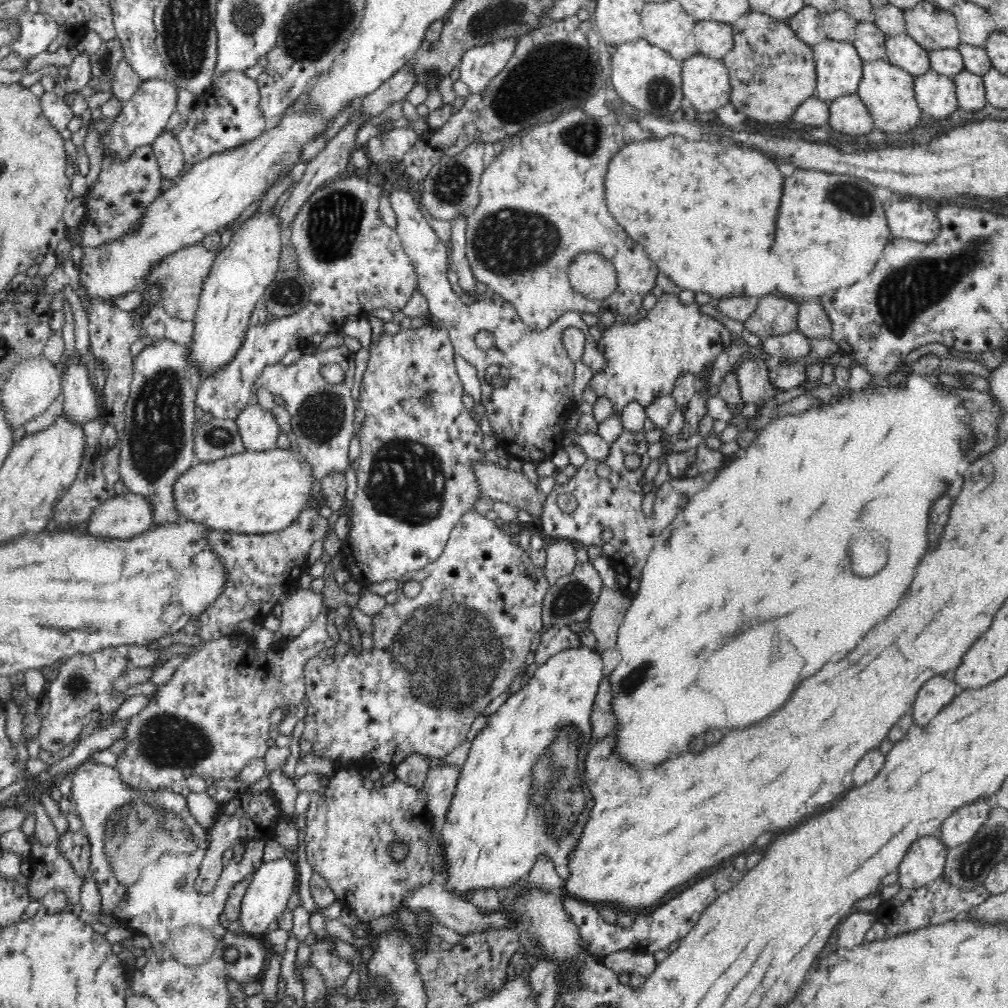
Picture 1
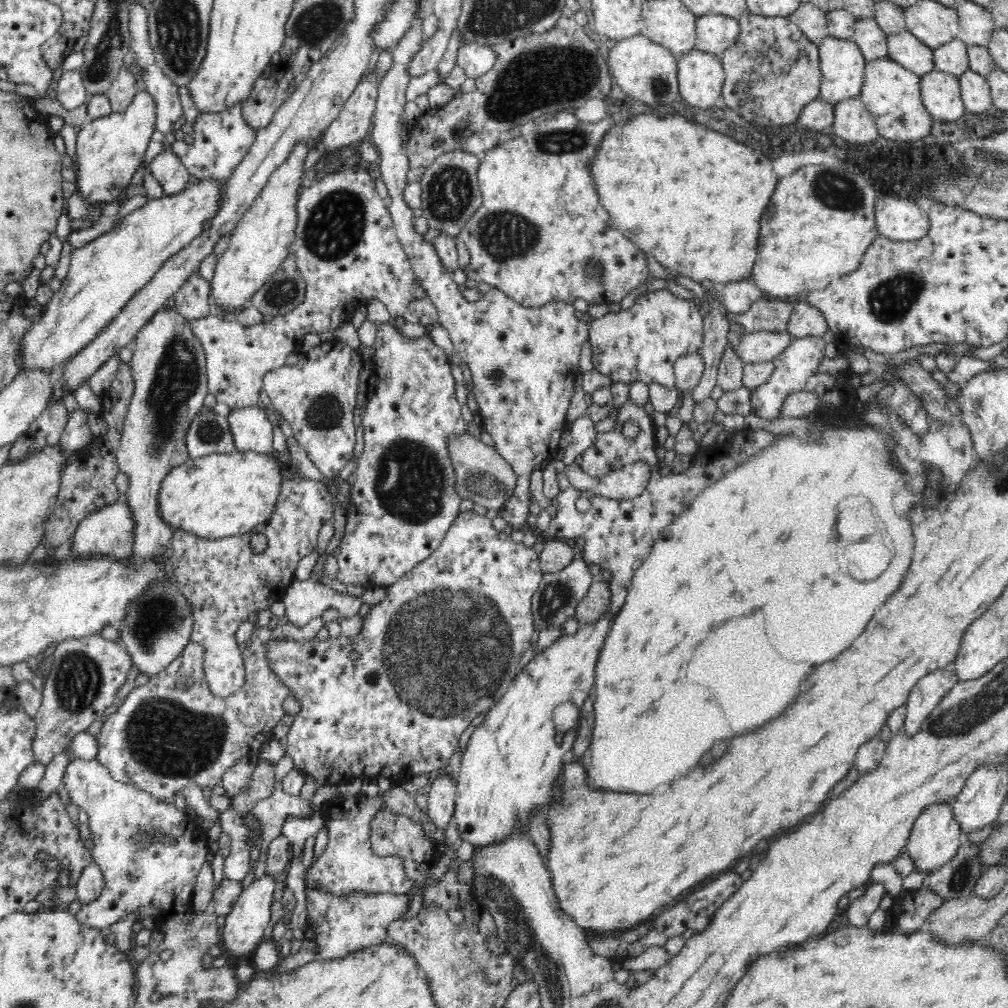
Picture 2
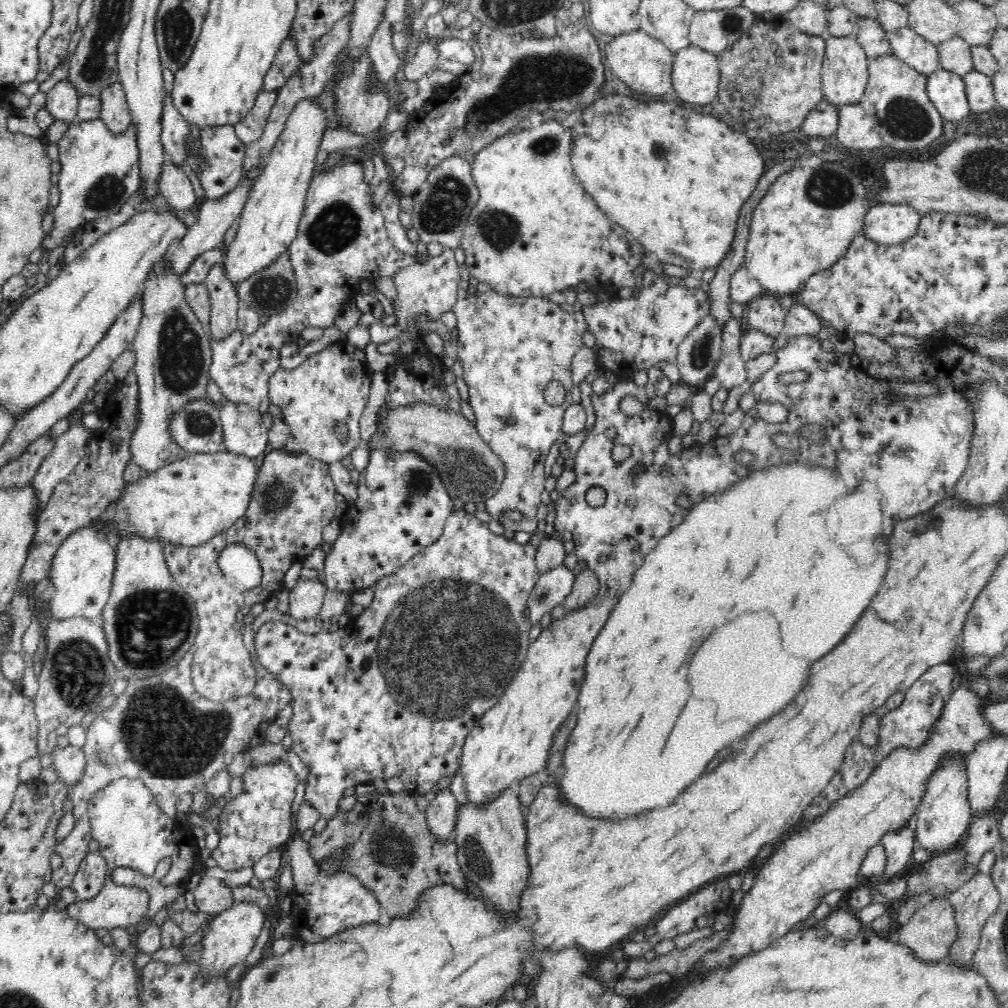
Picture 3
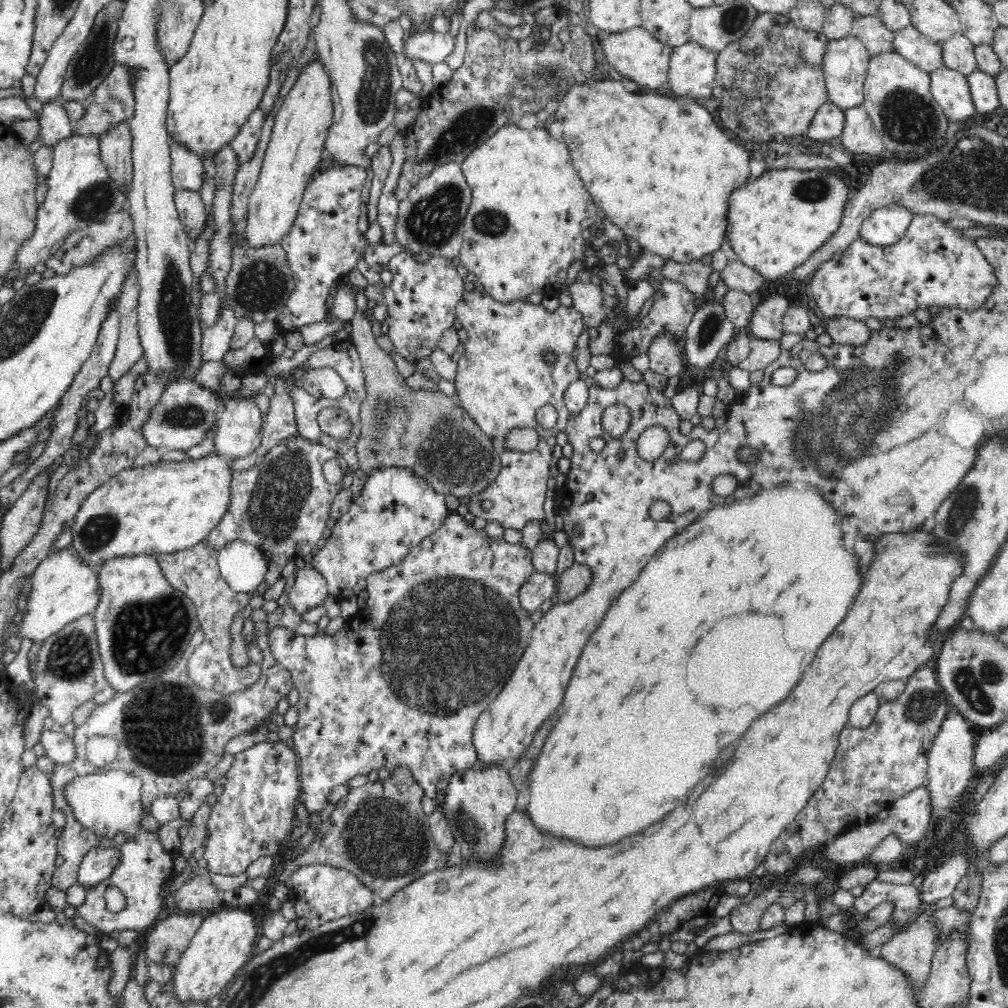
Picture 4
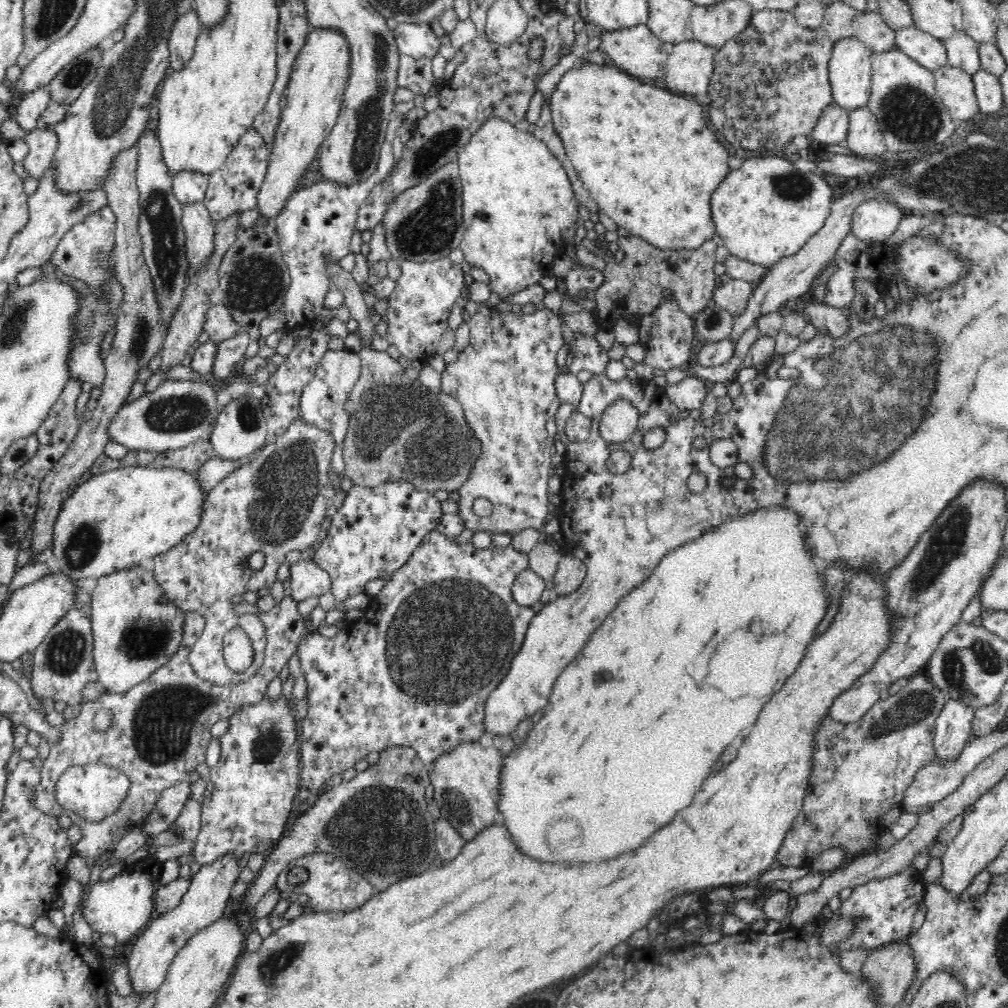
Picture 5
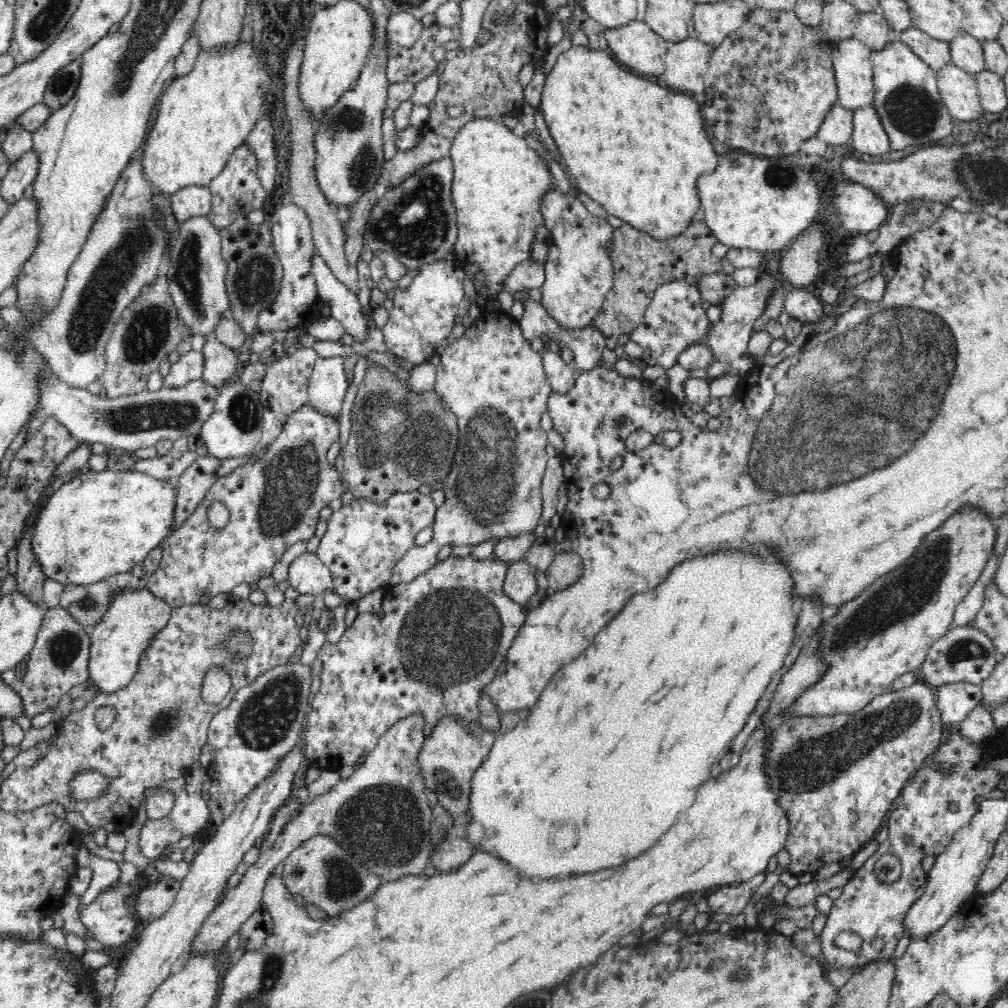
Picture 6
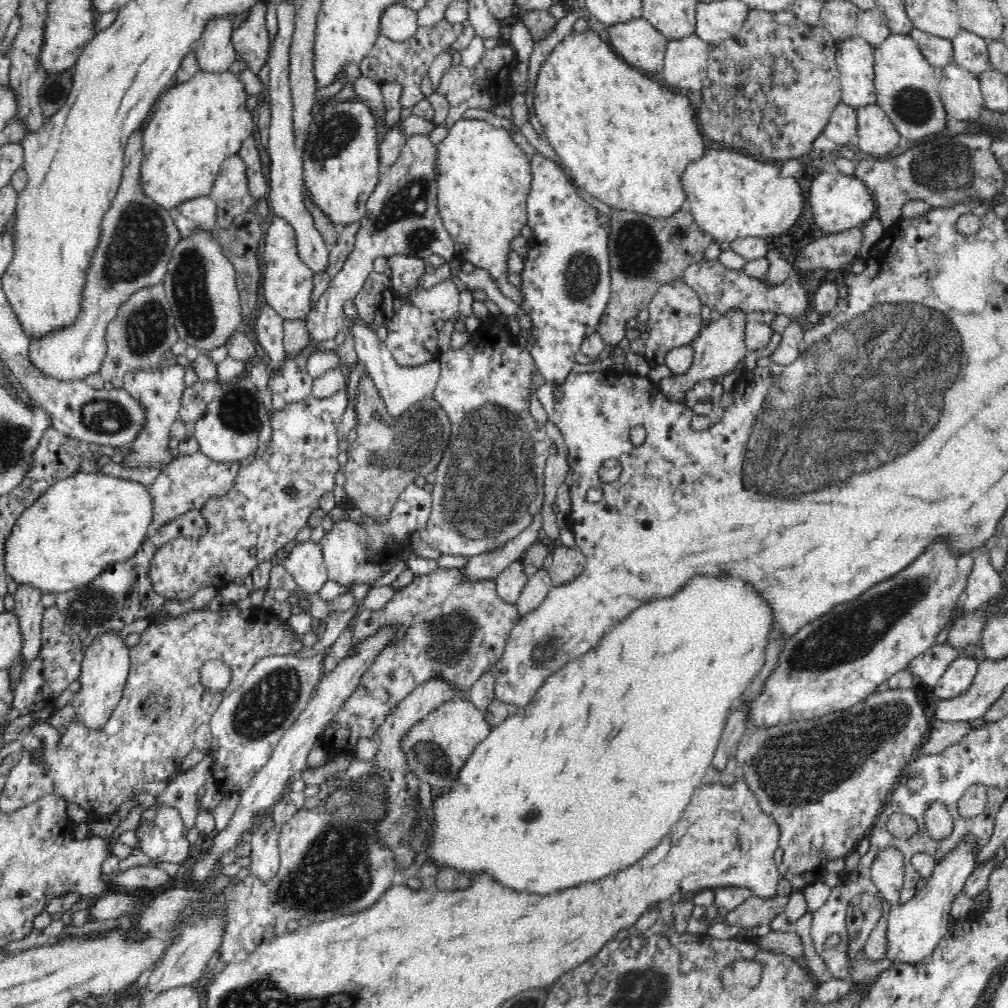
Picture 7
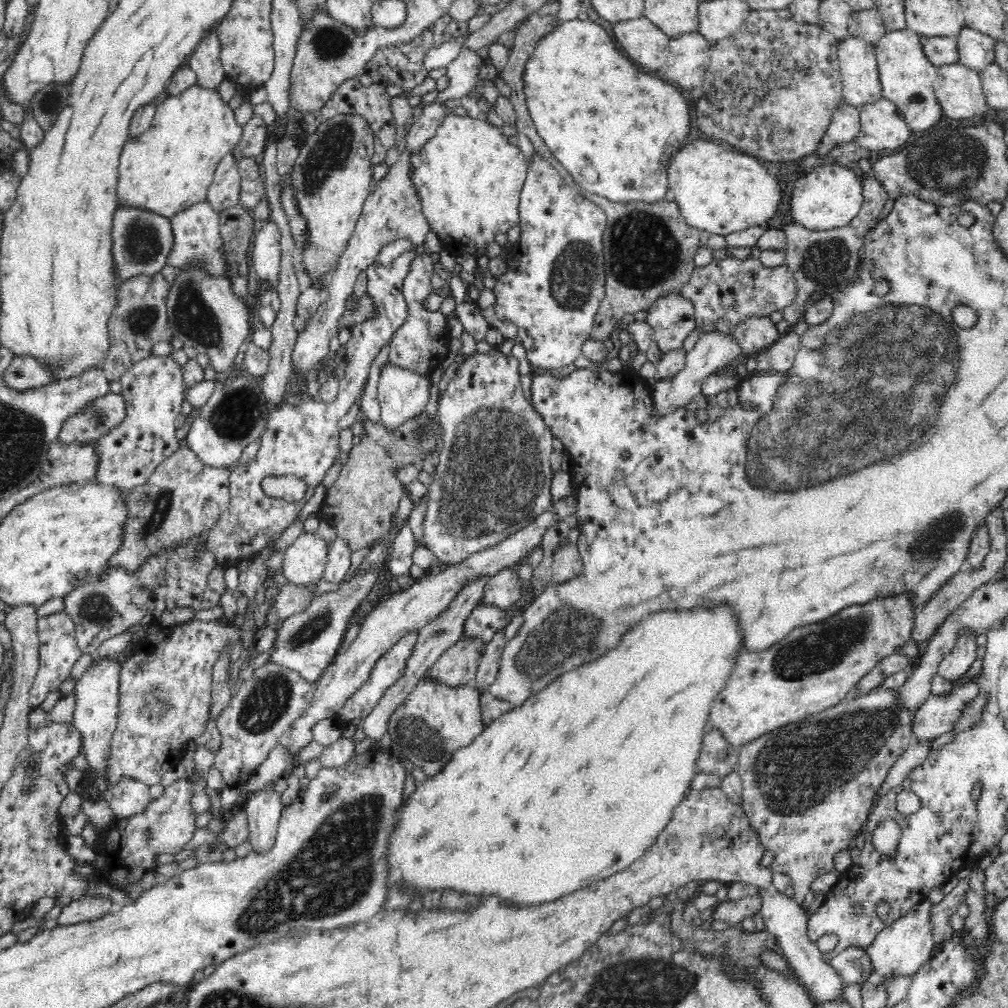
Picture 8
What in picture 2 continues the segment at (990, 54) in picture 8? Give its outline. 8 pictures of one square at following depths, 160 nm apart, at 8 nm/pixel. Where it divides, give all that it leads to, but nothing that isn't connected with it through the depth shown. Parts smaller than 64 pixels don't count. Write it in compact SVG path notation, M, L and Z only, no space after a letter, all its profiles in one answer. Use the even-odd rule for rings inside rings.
M958 36L933 51L936 70L958 78L970 70L967 44Z

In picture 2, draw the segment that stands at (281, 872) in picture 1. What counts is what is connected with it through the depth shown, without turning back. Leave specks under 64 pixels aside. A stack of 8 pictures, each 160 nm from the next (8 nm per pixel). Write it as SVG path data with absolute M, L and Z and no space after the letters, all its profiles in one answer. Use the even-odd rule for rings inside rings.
M264 874L243 889L230 912L225 914L224 926L219 929L220 945L233 962L238 958L250 955L250 952L254 952L254 948L262 942L263 932L270 922L275 887L275 882Z

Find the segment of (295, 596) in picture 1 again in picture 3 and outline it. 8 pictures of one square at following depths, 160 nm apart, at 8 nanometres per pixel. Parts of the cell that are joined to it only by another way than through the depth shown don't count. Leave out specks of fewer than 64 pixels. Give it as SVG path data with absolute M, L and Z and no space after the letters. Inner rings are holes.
M301 577L288 592L289 614L300 622L317 617L326 595L327 587L322 579L303 580Z

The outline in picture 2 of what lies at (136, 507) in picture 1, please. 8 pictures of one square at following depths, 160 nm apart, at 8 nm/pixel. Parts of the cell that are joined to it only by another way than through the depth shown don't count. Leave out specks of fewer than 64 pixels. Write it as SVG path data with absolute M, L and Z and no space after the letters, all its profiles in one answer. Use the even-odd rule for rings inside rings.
M125 499L116 504L104 506L98 512L88 515L79 522L72 535L70 555L74 561L82 563L90 563L97 559L110 559L114 563L126 563L132 554L132 529L133 520Z

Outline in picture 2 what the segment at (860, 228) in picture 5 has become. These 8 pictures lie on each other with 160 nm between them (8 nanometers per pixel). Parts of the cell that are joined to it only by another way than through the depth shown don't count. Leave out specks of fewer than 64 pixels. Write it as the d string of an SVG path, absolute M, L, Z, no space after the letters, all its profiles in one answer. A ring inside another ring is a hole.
M891 196L877 200L874 220L878 235L890 241L912 242L922 238L928 230L926 206L915 200Z

